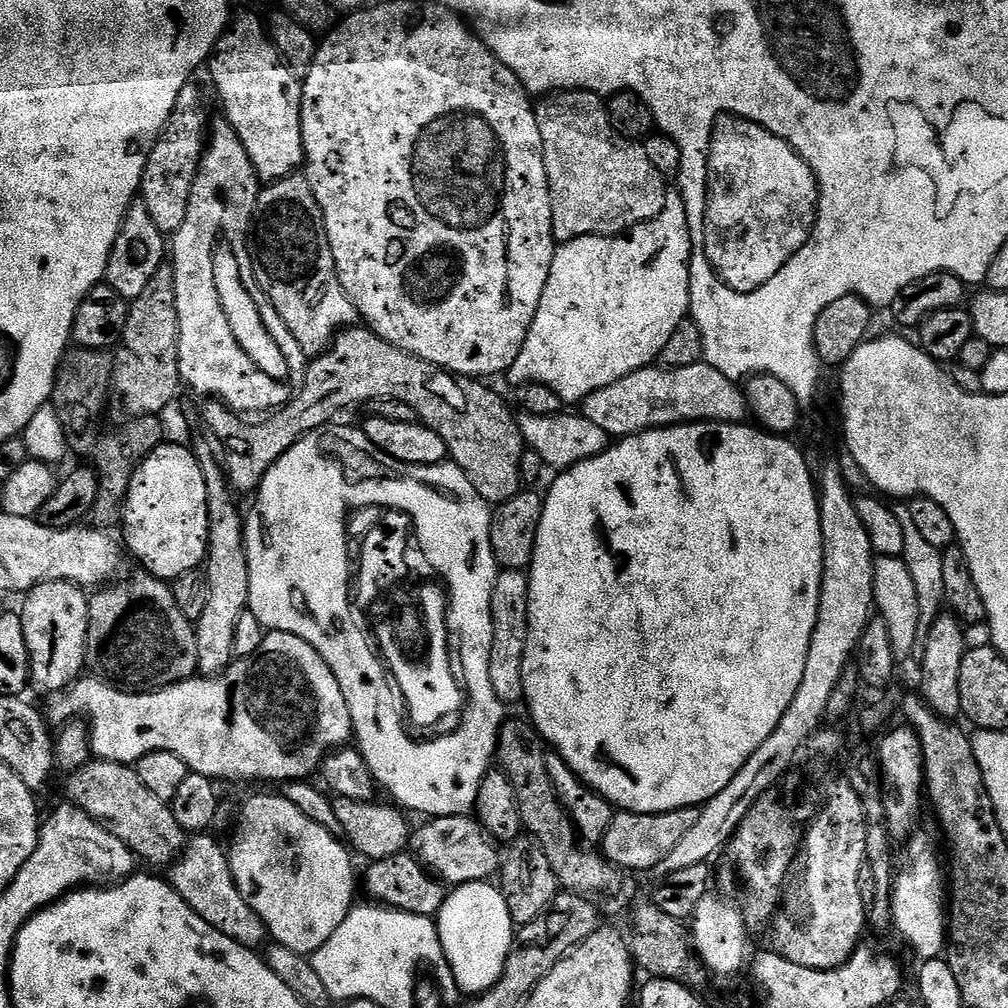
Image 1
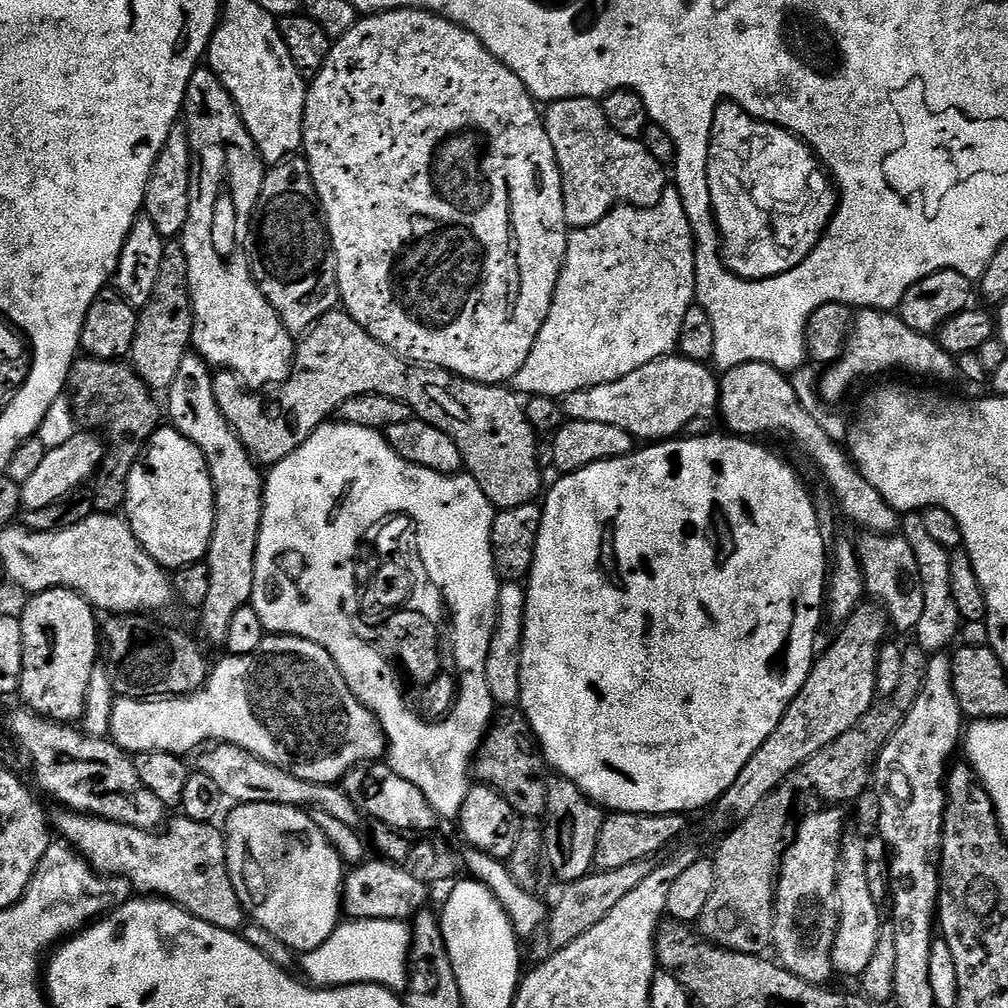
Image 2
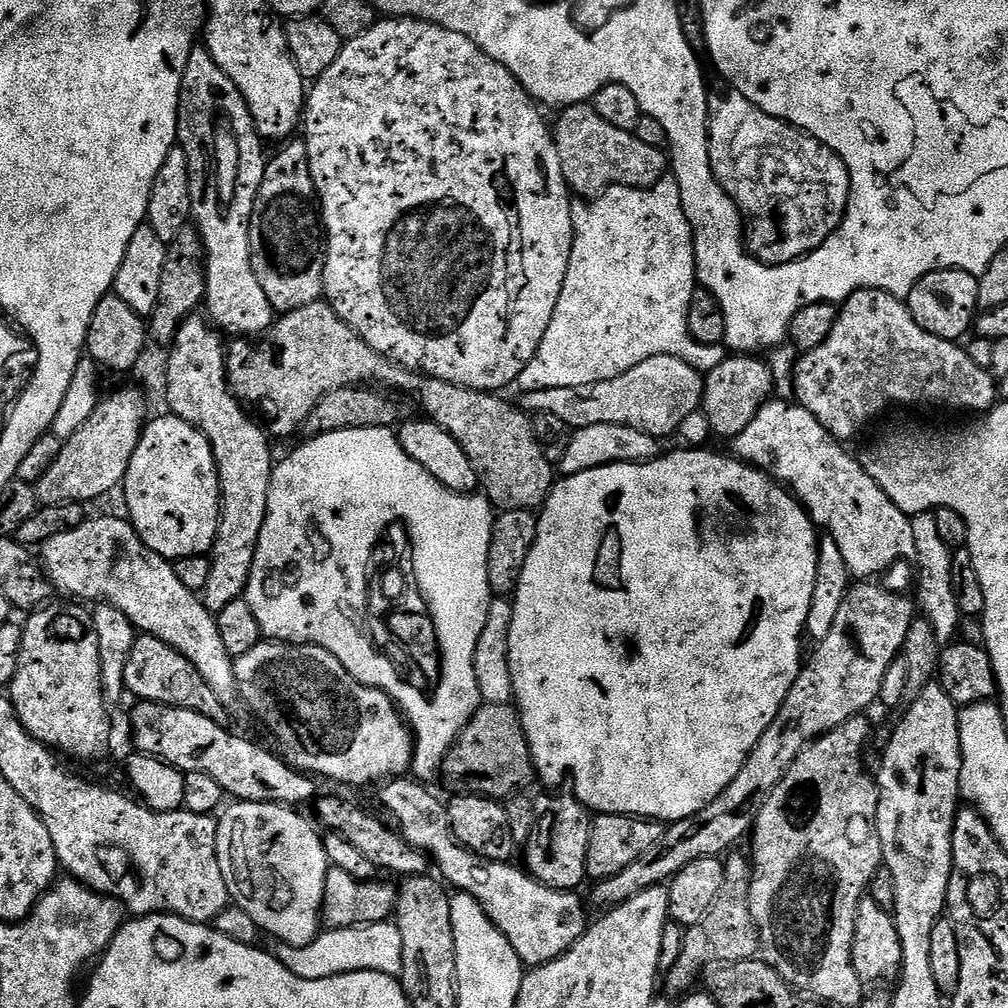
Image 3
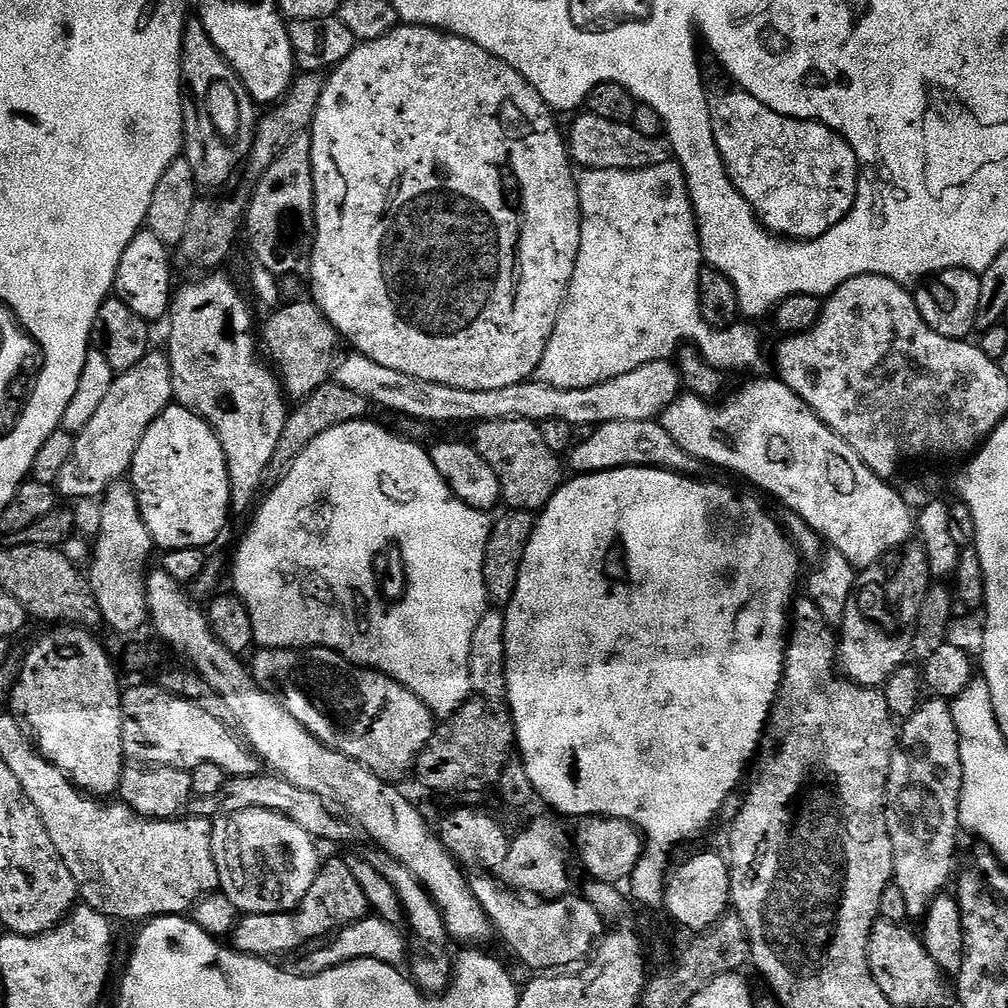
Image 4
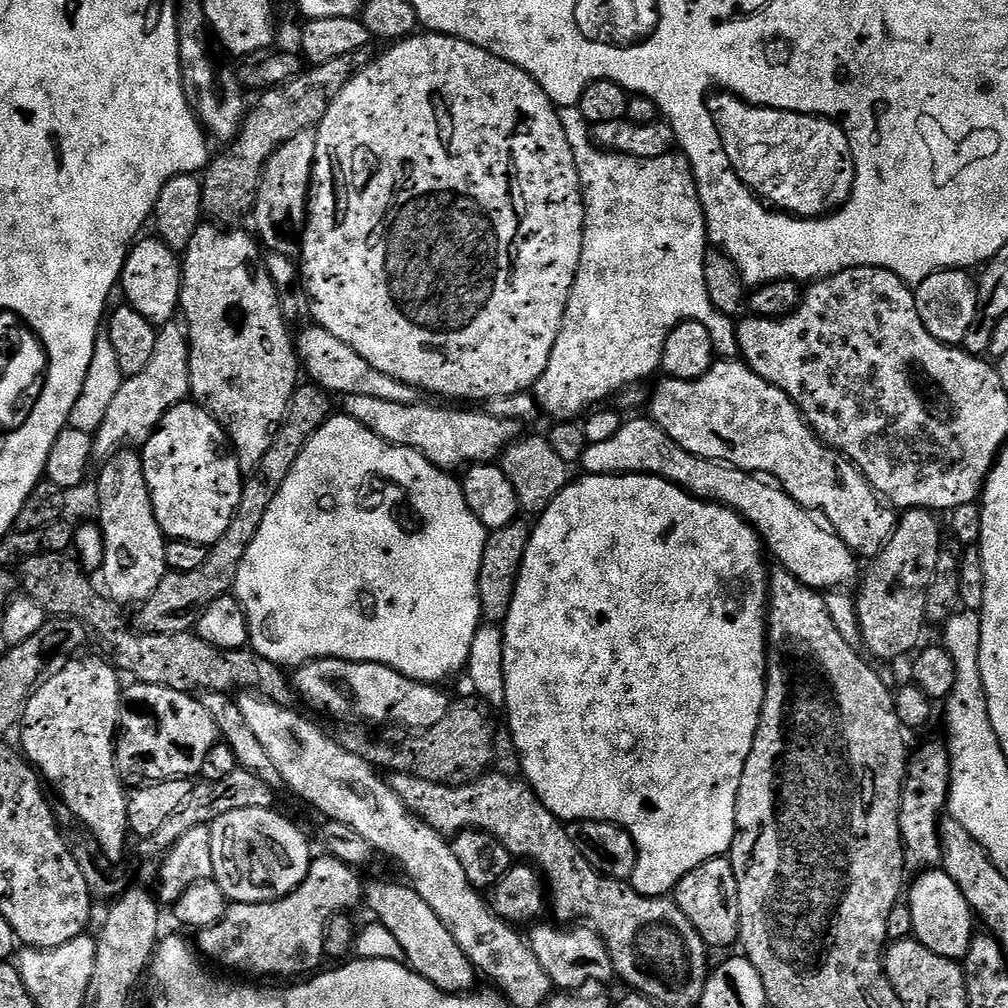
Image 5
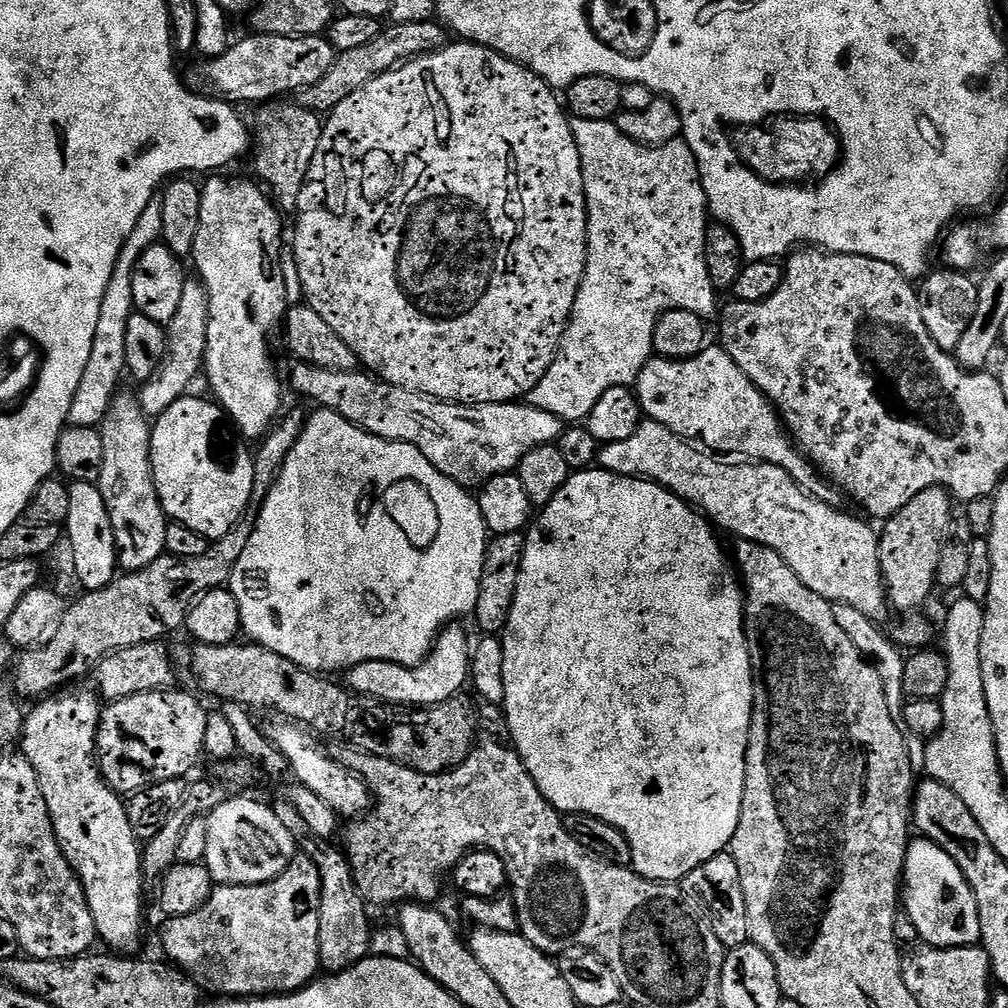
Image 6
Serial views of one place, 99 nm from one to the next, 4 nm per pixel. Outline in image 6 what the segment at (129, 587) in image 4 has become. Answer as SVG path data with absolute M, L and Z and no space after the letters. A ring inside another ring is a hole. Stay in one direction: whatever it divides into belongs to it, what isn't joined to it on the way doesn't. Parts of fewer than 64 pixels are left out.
M125 390L117 391L110 410L100 424L102 438L102 474L98 481L105 508L114 530L119 567L124 572L137 572L165 555L166 530L170 523L160 505L152 473L150 442L152 424L142 410L139 399Z

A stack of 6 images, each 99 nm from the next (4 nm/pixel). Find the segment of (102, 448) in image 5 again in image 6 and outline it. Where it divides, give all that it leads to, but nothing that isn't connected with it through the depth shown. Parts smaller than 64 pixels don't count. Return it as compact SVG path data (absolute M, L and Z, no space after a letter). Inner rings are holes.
M185 279L182 286L182 299L178 305L178 314L174 314L172 321L166 325L166 339L168 350L164 360L148 380L143 381L138 399L142 410L149 418L161 416L167 408L174 406L189 391L196 376L201 375L206 354L206 326L208 325L208 295L199 279Z

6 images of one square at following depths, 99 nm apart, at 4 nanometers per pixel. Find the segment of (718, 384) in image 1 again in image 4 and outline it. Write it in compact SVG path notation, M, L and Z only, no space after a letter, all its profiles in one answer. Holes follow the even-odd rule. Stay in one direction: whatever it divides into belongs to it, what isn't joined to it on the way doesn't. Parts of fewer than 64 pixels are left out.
M355 350L349 353L349 356L341 355L335 365L335 383L346 386L346 390L354 390L354 394L362 394L369 405L376 407L377 404L378 407L389 408L400 416L425 420L428 424L475 426L499 420L539 422L558 418L558 422L566 422L573 429L593 429L606 422L656 420L682 392L680 369L672 360L646 362L646 366L630 370L630 374L618 374L618 378L610 378L610 382L578 390L555 388L535 378L523 380L514 386L502 386L498 390L458 390L419 380L410 374L398 374L398 370L389 370L387 366L381 366L379 362L374 362Z

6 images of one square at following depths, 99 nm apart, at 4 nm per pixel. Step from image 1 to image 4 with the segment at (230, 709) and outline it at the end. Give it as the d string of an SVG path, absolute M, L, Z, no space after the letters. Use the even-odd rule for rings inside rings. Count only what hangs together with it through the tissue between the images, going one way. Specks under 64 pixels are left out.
M266 648L257 651L257 653L257 656L252 660L252 664L250 660L250 671L252 677L256 680L256 685L259 686L263 692L269 692L273 698L278 698L280 703L283 704L284 708L290 714L290 718L297 720L318 743L325 744L330 750L341 752L346 758L350 758L354 762L358 762L362 766L369 768L378 778L389 782L400 782L400 779L402 779L407 772L409 775L409 773L413 771L417 756L427 748L430 738L436 733L437 717L410 691L410 689L404 688L397 680L391 680L389 676L384 676L382 673L373 669L359 666L346 667L344 657L338 652L332 652L329 648L306 648L303 650L297 650L295 648ZM344 668L346 669L345 672ZM344 696L348 696L348 700L352 704L344 704Z

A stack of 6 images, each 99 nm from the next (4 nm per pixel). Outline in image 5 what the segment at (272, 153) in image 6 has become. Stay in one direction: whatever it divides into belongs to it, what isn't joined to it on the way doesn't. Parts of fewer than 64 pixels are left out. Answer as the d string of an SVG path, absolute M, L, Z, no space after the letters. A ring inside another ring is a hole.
M304 128L291 136L266 162L264 172L260 175L260 189L250 220L256 223L255 235L267 251L269 248L280 256L292 257L299 253L304 221L308 219L308 188L312 184L312 167L315 161L316 134L313 129Z

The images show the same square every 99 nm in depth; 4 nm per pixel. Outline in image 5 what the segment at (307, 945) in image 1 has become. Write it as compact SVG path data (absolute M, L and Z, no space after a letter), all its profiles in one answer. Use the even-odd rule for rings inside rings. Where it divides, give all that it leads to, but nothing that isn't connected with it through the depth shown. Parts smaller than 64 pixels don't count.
M243 808L222 814L210 825L210 858L214 862L212 879L222 886L233 904L261 904L289 896L306 878L308 868L314 859L314 852L308 849L308 840L287 820L272 808Z

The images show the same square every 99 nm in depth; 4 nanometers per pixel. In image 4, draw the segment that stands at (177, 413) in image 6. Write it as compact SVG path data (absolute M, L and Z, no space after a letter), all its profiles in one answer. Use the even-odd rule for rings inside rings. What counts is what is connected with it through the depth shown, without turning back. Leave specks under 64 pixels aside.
M173 403L142 434L130 469L130 483L157 549L207 549L228 524L232 491L222 442L197 412L181 404Z

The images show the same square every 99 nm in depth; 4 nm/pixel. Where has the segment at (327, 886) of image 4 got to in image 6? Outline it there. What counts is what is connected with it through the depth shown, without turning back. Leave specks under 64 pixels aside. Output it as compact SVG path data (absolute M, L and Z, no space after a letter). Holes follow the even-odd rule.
M298 854L270 882L261 884L222 884L213 887L210 898L194 914L185 916L173 916L165 919L164 924L164 952L169 956L171 963L179 971L183 972L189 980L196 983L197 988L205 993L213 992L219 998L267 998L270 996L283 996L289 992L299 992L301 988L308 987L313 980L317 979L320 967L320 951L318 950L318 918L320 917L320 879L318 878L318 866L310 862L310 858L303 854Z

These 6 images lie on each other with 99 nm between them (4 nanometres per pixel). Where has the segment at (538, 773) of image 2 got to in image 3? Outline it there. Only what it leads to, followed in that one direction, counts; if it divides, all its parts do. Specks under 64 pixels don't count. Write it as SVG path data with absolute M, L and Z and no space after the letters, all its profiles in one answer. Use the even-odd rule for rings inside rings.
M481 703L460 732L442 769L442 781L449 788L449 793L457 796L491 796L501 802L521 790L528 790L526 788L536 779L536 764L532 760L526 730L512 704L494 706Z

